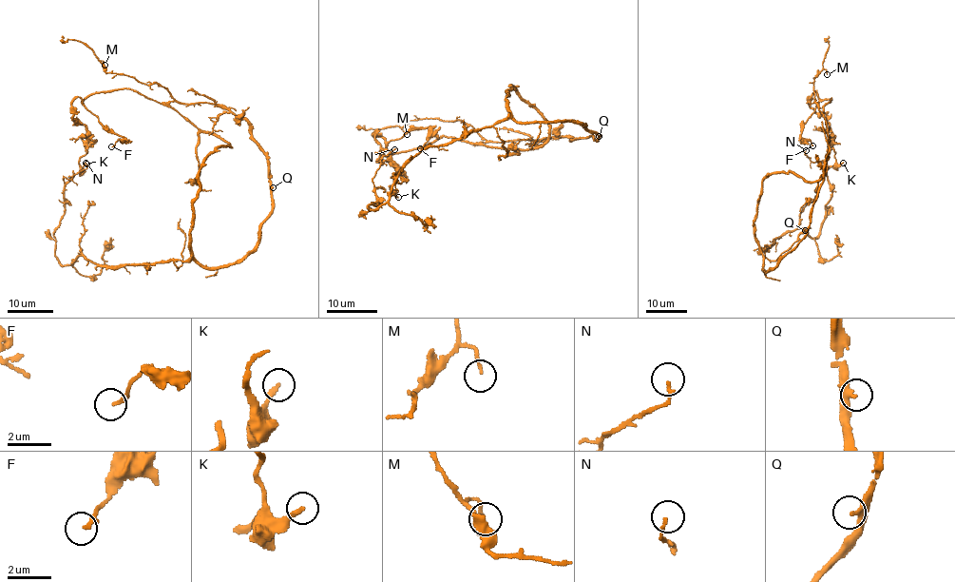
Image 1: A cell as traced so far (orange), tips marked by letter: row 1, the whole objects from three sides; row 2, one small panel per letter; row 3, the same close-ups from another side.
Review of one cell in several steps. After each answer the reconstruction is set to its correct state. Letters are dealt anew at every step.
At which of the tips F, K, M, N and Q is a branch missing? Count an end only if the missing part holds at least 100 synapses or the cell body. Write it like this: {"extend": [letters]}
{"extend": []}

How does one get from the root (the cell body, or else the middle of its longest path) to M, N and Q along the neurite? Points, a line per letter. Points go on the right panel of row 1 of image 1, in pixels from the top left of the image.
M: (762, 185), (774, 173), (807, 181), (824, 174), (828, 127), (812, 88), (815, 76), (822, 69), (827, 74)
N: (762, 185), (754, 223), (761, 253), (796, 229), (817, 237), (832, 185), (825, 164), (811, 162), (806, 150)
Q: (762, 185), (756, 203), (754, 235), (763, 256), (764, 273), (796, 246), (807, 232), (805, 230)

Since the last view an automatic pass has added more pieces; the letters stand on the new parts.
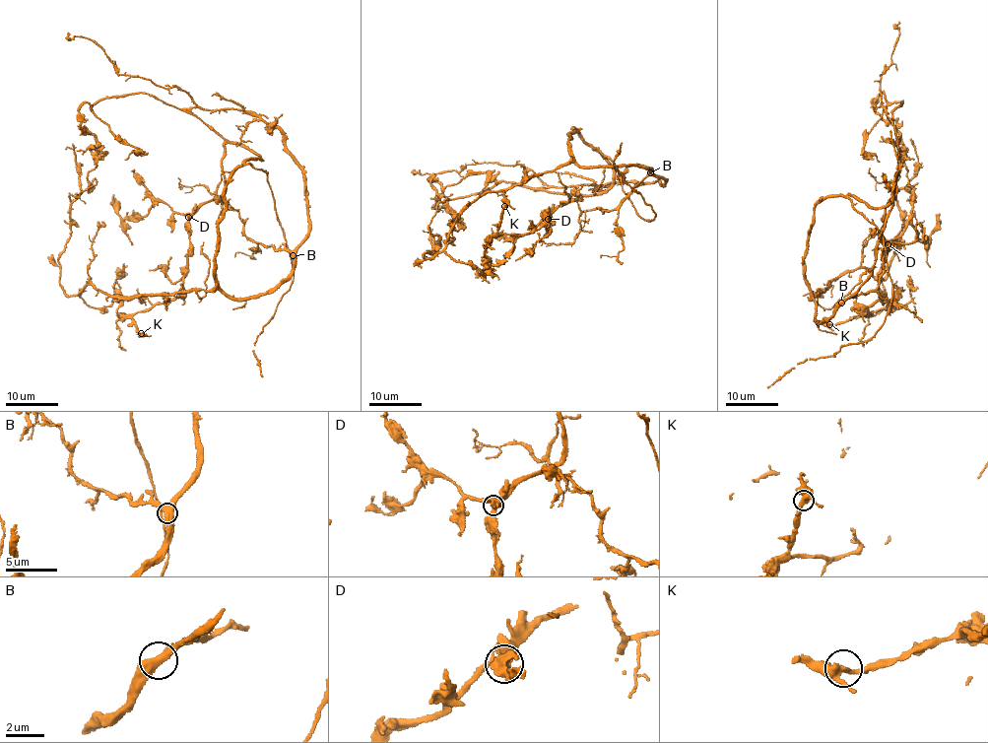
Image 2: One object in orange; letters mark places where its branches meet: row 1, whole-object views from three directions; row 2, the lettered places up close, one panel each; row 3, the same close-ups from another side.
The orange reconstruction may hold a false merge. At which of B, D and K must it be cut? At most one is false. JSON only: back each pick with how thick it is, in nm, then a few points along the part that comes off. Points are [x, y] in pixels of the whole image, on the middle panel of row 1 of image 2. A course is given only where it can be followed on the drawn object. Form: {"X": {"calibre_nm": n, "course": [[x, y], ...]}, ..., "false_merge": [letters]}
{"false_merge": []}

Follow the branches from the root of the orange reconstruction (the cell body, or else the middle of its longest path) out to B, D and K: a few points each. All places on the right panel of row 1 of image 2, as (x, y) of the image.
B: (814, 218), (807, 234), (803, 276), (816, 303), (817, 324), (832, 314), (840, 303)
D: (814, 218), (814, 206), (829, 197), (849, 195), (883, 207), (894, 186), (880, 234), (888, 244)
K: (814, 218), (829, 197), (883, 207), (894, 186), (881, 232), (888, 248), (879, 299), (868, 314), (829, 324)

